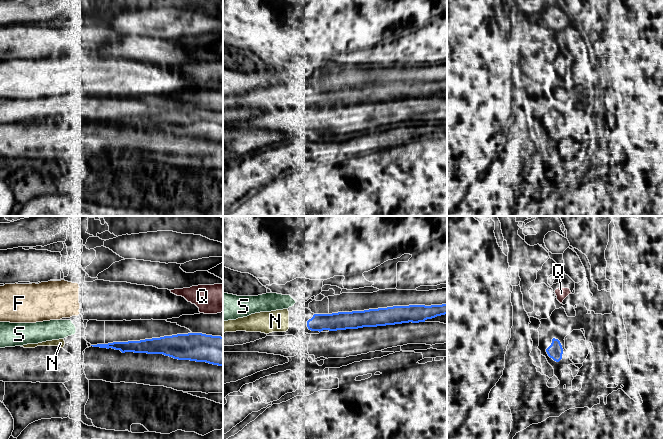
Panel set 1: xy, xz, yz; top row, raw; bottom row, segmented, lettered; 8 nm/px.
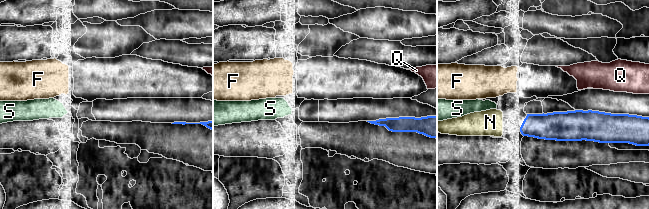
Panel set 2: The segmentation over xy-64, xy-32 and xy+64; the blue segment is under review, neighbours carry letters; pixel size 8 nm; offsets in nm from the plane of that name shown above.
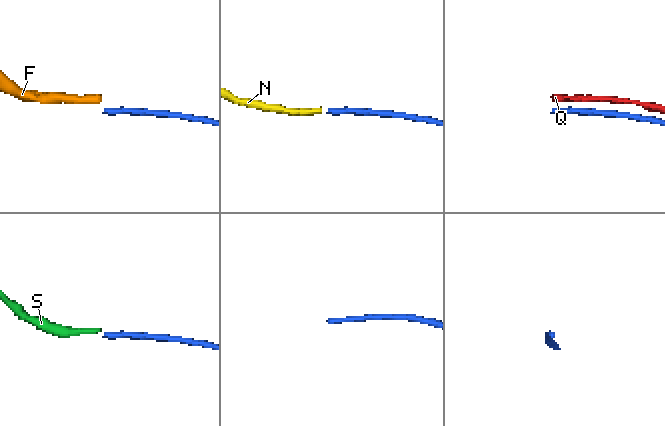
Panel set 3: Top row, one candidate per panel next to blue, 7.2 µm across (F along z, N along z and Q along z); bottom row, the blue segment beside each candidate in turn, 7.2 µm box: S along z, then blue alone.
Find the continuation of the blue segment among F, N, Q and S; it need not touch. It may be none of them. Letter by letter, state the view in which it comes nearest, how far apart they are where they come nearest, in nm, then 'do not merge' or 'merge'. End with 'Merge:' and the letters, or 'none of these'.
F: xy | 260 nm | do not merge
N: xz | 150 nm | merge
Q: xy | 160 nm | do not merge
S: xy | 160 nm | do not merge
Merge: N

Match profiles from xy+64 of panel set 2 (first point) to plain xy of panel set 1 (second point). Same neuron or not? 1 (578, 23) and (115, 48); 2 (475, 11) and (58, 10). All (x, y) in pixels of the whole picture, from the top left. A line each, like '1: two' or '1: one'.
1: two
2: one

